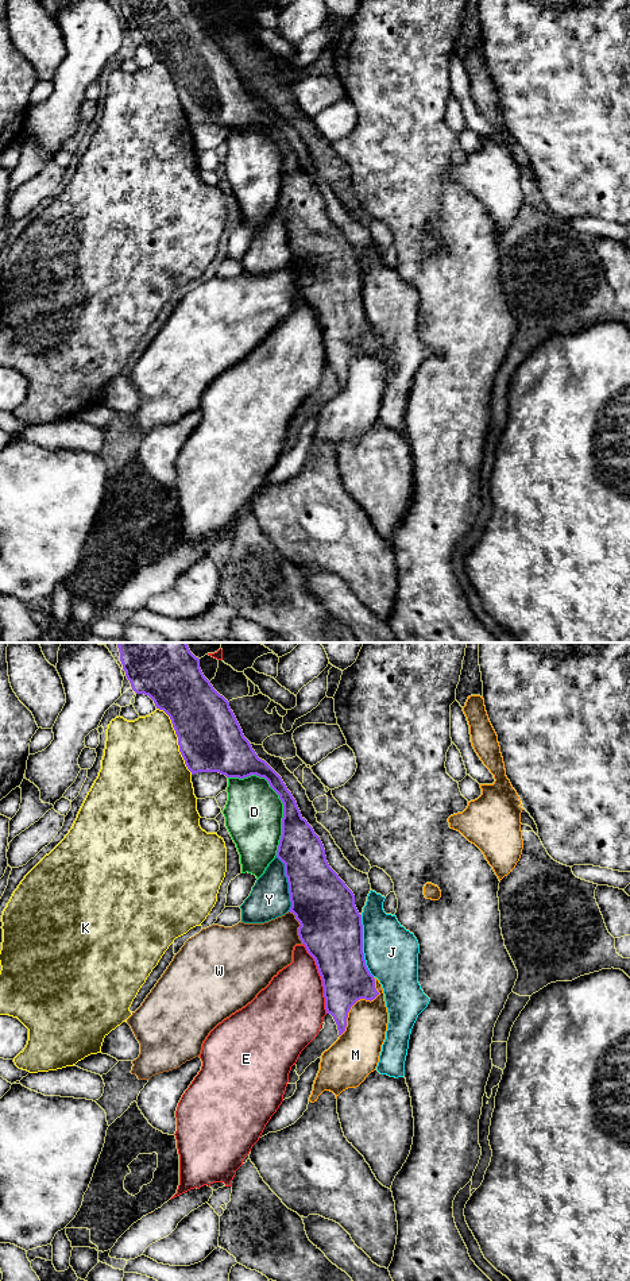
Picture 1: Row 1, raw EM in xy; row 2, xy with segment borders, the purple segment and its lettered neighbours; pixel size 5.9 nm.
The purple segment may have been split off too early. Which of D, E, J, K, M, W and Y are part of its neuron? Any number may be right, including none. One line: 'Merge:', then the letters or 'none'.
Merge: none

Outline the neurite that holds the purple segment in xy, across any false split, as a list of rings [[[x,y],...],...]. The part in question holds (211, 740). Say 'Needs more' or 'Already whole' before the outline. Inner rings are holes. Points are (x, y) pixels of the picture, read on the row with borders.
Already whole. [[[119,643],[120,661],[136,694],[148,695],[156,709],[171,719],[179,752],[193,773],[219,772],[227,778],[264,778],[283,803],[282,836],[277,857],[285,864],[289,883],[290,912],[299,922],[298,935],[314,958],[322,980],[325,1010],[337,1025],[339,1035],[345,1031],[351,1007],[360,999],[374,1000],[379,992],[363,953],[362,915],[355,895],[329,867],[324,845],[313,827],[301,815],[295,799],[282,778],[258,757],[229,707],[200,668],[186,643]]]

